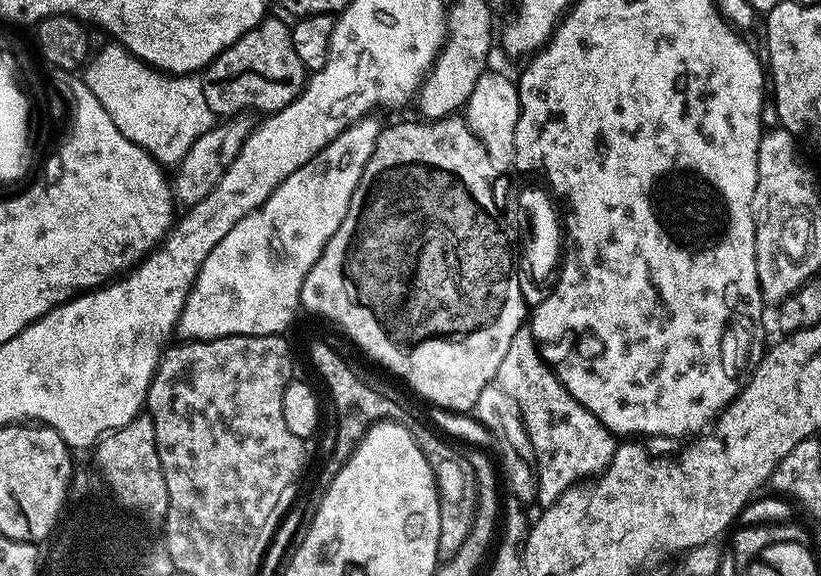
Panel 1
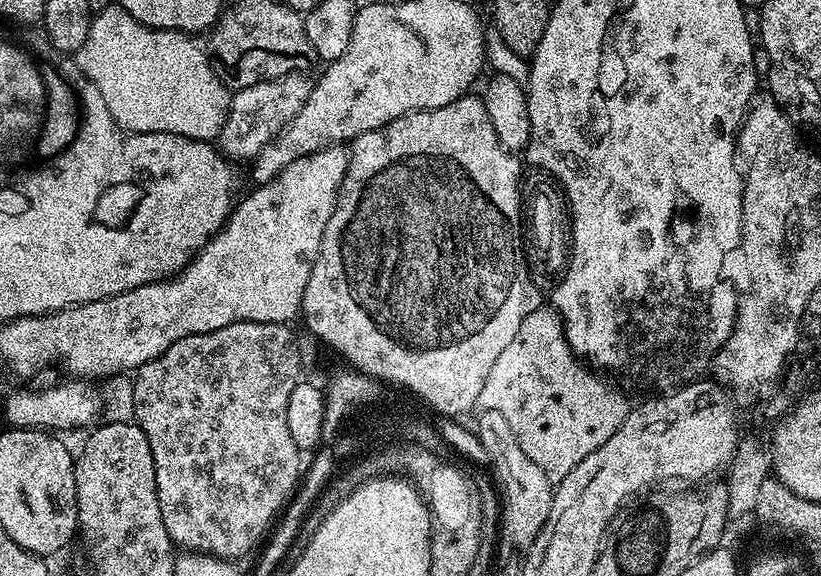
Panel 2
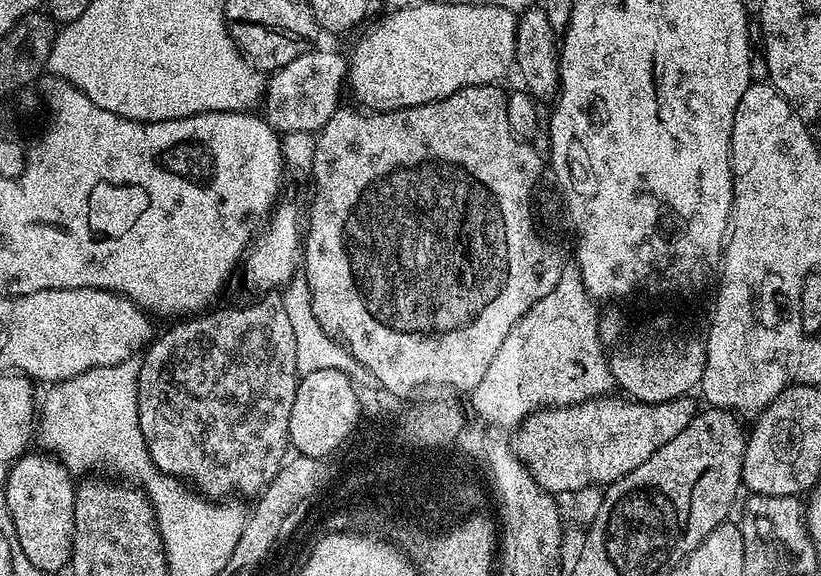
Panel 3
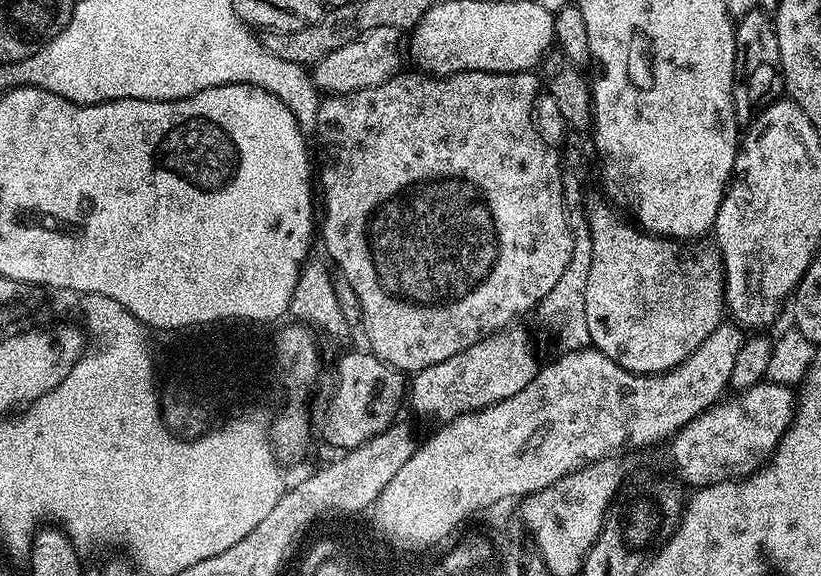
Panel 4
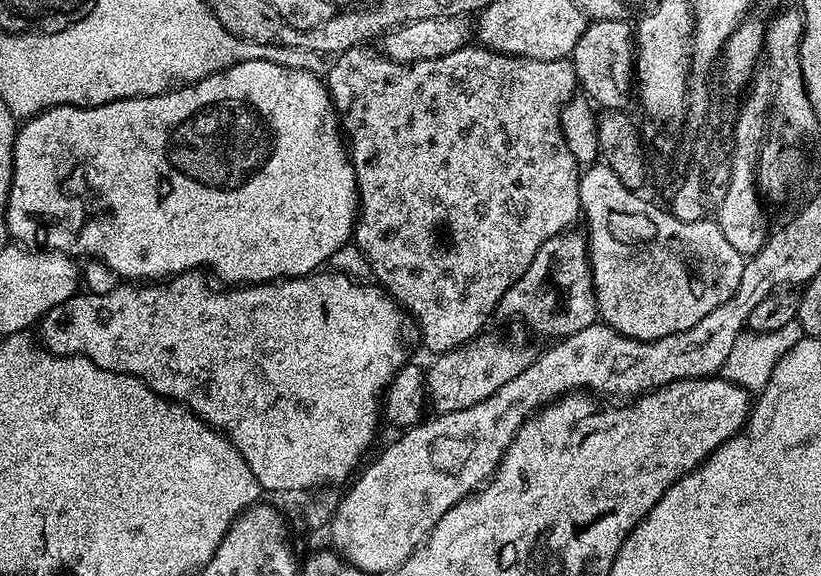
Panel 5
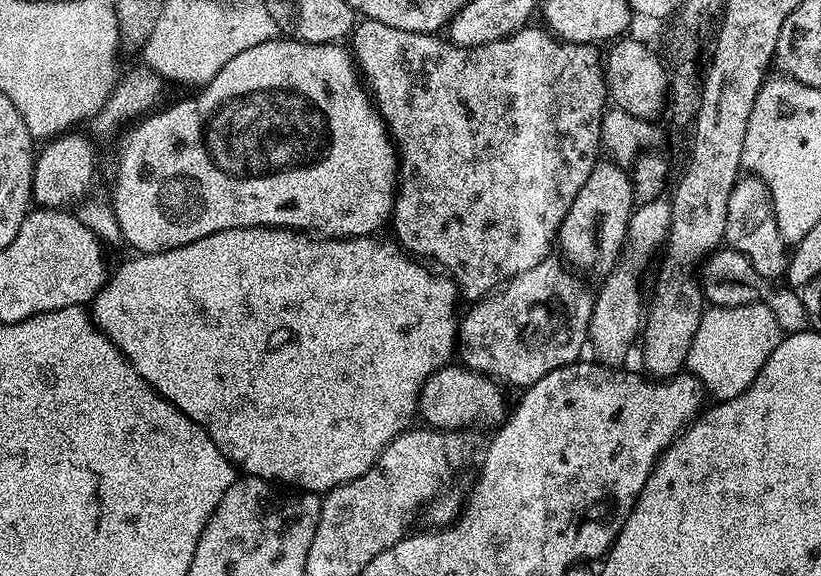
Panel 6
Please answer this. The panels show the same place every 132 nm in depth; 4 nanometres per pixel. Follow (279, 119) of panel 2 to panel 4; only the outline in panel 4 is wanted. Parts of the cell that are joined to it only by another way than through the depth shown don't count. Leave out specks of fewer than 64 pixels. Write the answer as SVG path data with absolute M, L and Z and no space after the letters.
M382 26L381 28L370 30L366 34L362 34L354 42L346 42L346 46L334 50L334 54L326 54L326 58L319 60L310 72L317 89L324 94L344 96L347 92L366 90L370 86L378 86L382 82L392 79L393 76L401 71L400 48L402 52L402 40L400 44L400 36L402 36L401 29Z

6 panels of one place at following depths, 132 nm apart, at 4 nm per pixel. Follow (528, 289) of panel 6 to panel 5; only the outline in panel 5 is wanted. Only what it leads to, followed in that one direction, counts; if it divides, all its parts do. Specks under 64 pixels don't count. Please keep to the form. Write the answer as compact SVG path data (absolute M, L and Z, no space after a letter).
M488 335L475 336L459 348L441 352L433 359L436 361L432 365L427 365L426 400L433 413L466 410L490 398L498 390L498 386L506 386L506 382L518 378L518 374L531 366L534 352L526 345Z

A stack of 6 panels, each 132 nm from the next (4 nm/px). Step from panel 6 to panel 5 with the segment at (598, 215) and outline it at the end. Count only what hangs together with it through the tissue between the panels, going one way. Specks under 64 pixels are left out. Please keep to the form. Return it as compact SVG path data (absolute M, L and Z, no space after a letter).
M576 231L560 232L542 244L538 254L534 254L534 262L526 266L526 274L522 274L500 299L495 311L497 317L517 316L528 323L530 331L540 336L556 336L552 338L578 334L578 330L586 330L586 326L597 323L589 241L583 231Z

